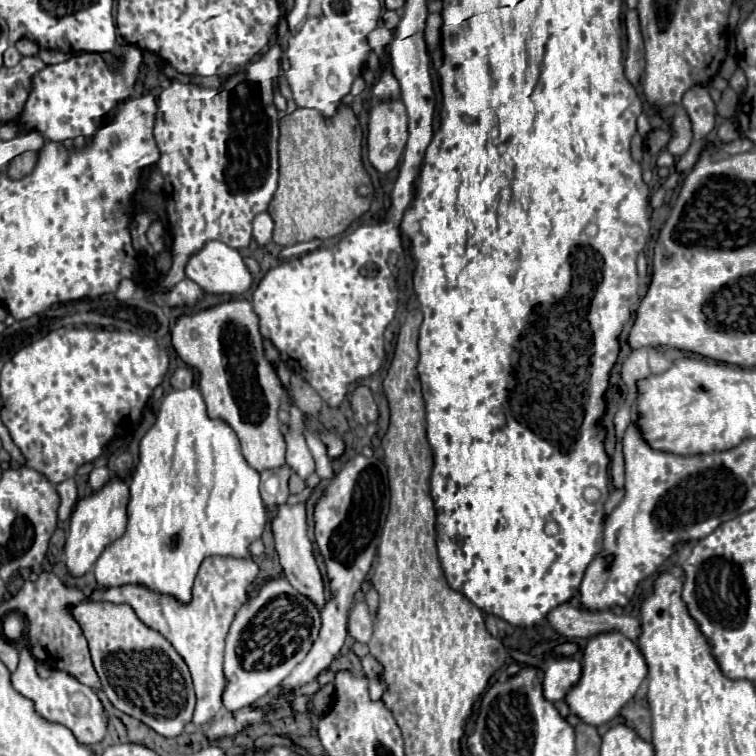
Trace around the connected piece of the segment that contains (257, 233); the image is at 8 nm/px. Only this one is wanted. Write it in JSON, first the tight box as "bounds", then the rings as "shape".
{"bounds":[253,212,273,248],"shape":[[[267,212],[257,214],[255,220],[253,220],[253,238],[259,244],[259,248],[267,246],[271,242],[271,236],[273,236],[273,220],[271,220],[271,216]]]}

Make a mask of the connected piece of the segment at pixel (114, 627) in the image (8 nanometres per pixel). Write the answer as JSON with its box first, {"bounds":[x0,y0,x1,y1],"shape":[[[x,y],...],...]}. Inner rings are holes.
{"bounds":[73,600,195,738],"shape":[[[85,600],[73,608],[73,616],[81,624],[89,642],[93,666],[109,702],[165,738],[181,736],[185,724],[191,722],[193,716],[195,692],[187,664],[169,640],[157,630],[145,626],[127,604]]]}

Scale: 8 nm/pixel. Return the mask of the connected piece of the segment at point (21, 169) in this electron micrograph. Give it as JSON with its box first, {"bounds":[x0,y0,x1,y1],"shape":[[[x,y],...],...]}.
{"bounds":[7,152,37,178],"shape":[[[27,152],[27,154],[19,154],[19,158],[15,158],[15,162],[9,162],[7,166],[7,174],[11,178],[23,178],[27,176],[33,166],[37,162],[37,152]]]}

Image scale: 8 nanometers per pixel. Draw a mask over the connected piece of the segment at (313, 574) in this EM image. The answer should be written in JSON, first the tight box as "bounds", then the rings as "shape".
{"bounds":[271,502,327,610],"shape":[[[299,502],[295,506],[289,506],[289,504],[279,506],[277,518],[271,520],[271,528],[273,528],[273,534],[275,534],[275,548],[277,548],[277,554],[279,554],[279,562],[283,566],[283,572],[285,572],[289,584],[299,594],[305,594],[319,610],[323,610],[323,606],[327,604],[327,600],[325,600],[325,586],[323,586],[323,578],[321,578],[319,566],[315,562],[315,556],[313,556],[311,540],[307,538],[305,503]]]}

